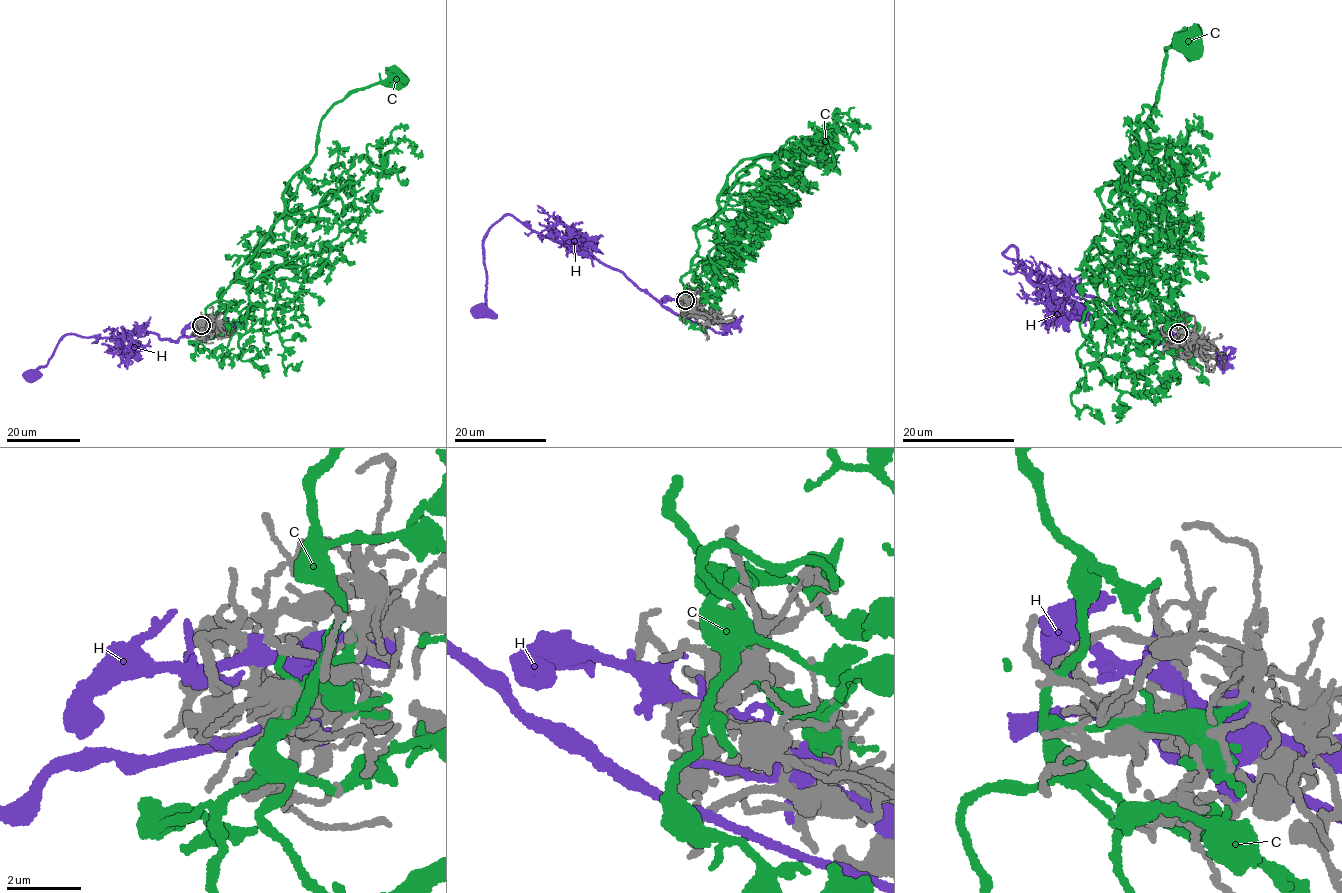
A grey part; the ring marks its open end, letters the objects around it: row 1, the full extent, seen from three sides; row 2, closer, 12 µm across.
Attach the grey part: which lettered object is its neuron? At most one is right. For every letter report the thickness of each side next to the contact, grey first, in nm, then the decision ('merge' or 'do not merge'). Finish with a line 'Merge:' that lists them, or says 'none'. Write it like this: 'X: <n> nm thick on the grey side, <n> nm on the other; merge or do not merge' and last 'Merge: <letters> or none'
C: 220 nm thick on the grey side, 130 nm on the other; do not merge
H: 240 nm thick on the grey side, 280 nm on the other; do not merge
Merge: none

